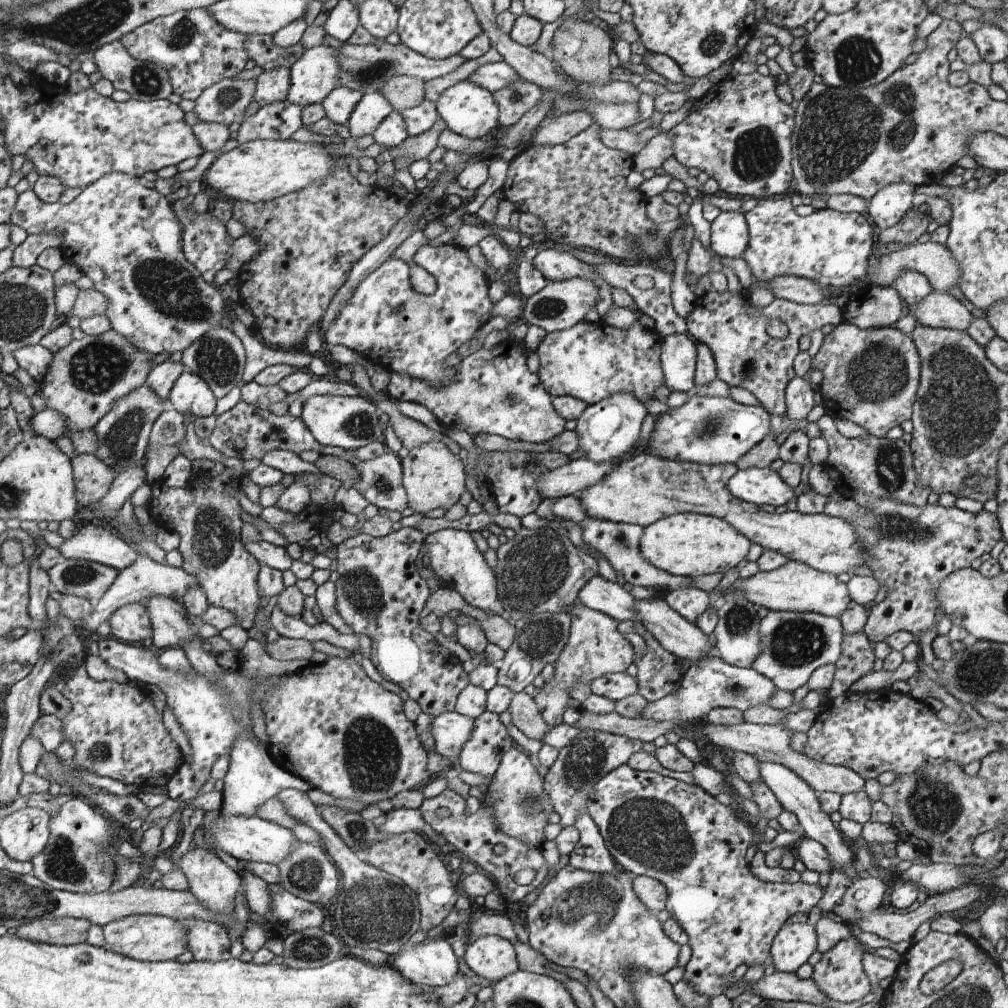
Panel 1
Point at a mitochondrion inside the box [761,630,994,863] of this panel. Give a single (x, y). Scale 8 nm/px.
(932, 804)

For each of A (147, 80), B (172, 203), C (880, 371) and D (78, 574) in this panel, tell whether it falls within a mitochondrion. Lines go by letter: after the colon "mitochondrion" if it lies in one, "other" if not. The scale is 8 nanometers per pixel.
A: mitochondrion
B: other
C: mitochondrion
D: mitochondrion

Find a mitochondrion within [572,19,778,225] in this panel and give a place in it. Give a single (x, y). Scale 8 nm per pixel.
(714, 42)

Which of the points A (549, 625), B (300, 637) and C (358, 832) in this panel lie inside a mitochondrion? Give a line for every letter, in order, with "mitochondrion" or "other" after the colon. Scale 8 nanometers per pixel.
A: mitochondrion
B: other
C: mitochondrion

